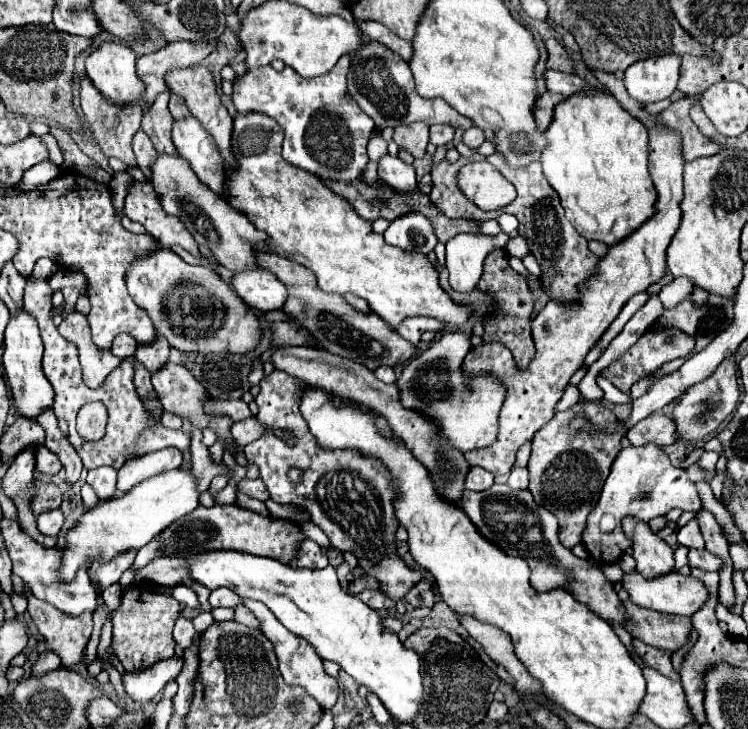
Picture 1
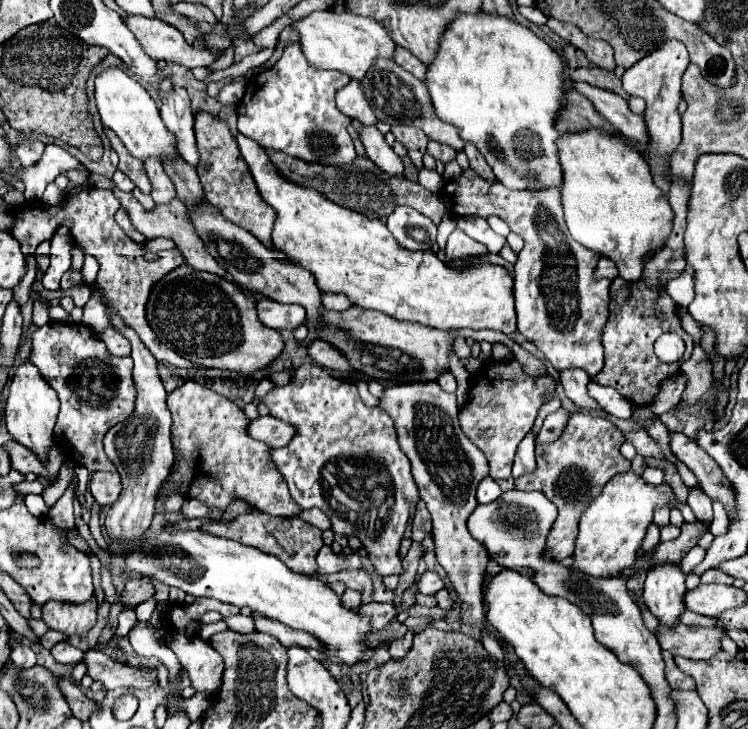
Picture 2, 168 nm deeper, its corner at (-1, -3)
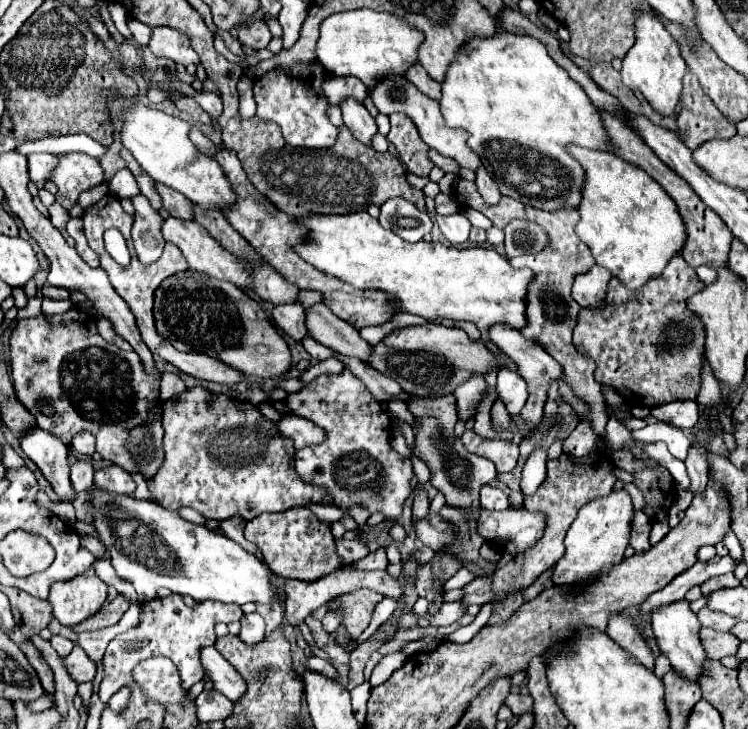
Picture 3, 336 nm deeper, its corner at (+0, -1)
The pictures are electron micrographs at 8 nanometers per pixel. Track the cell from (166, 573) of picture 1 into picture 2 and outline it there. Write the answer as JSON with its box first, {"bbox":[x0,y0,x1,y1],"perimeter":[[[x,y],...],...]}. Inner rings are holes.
{"bbox":[119,575,155,607],"perimeter":[[[139,575],[139,577],[131,579],[131,581],[127,581],[125,591],[123,591],[123,595],[121,595],[119,601],[121,601],[125,607],[135,607],[135,605],[139,605],[141,601],[145,601],[145,599],[149,599],[149,597],[153,597],[153,595],[155,595],[153,577],[149,577],[149,575]]]}

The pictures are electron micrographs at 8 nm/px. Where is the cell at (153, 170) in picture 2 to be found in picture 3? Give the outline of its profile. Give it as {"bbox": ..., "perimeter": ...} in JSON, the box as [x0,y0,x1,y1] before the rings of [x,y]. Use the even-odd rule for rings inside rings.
{"bbox":[156,185,194,219],"perimeter":[[[156,185],[158,193],[162,195],[164,199],[164,207],[170,211],[172,217],[178,217],[178,219],[194,219],[194,211],[192,211],[192,203],[178,191],[174,189],[168,189],[166,185]]]}

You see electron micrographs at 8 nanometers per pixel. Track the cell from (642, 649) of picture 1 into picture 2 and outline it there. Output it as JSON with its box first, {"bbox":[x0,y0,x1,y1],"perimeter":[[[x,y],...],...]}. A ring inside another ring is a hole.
{"bbox":[661,651,695,689],"perimeter":[[[661,651],[661,655],[665,661],[665,679],[671,685],[671,689],[695,689],[695,681],[677,669],[673,657],[667,651]]]}

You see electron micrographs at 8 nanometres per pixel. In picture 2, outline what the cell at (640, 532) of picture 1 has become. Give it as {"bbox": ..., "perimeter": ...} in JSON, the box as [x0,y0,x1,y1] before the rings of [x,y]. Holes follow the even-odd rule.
{"bbox":[643,563,685,625],"perimeter":[[[661,563],[661,565],[651,567],[647,571],[643,599],[645,599],[645,605],[649,607],[649,611],[659,619],[659,623],[663,623],[663,625],[677,623],[677,617],[685,609],[683,603],[681,603],[681,595],[683,593],[685,593],[685,573],[681,571],[679,565],[675,565],[675,563]]]}

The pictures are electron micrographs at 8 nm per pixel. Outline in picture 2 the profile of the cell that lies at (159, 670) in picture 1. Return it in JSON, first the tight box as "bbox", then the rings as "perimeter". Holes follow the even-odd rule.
{"bbox":[85,651,159,691],"perimeter":[[[87,651],[85,659],[87,673],[101,681],[107,691],[125,687],[125,689],[151,689],[159,681],[159,671],[147,669],[147,667],[131,667],[127,663],[109,659],[107,655],[99,651]]]}

